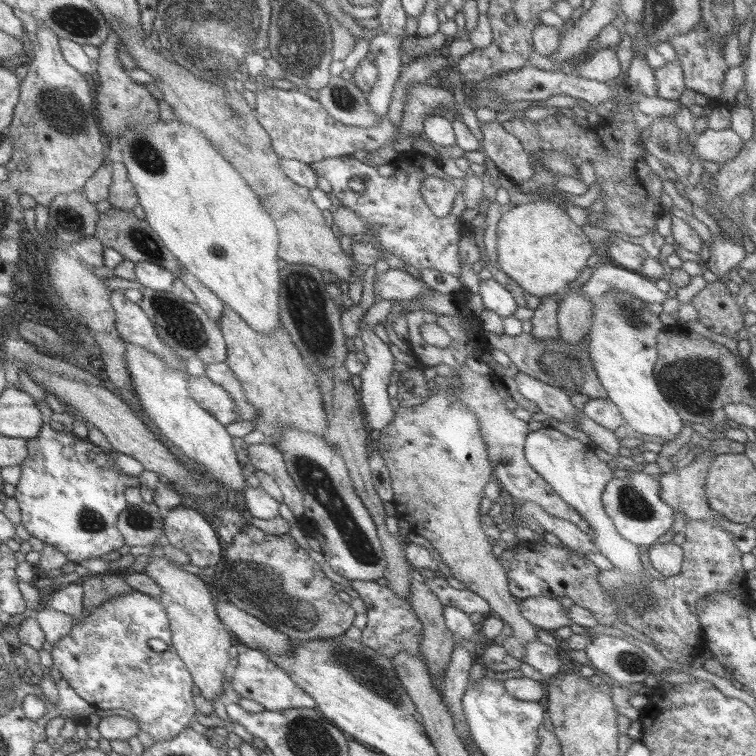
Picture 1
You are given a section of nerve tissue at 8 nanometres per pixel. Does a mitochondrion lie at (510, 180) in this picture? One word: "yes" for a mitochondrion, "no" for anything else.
no

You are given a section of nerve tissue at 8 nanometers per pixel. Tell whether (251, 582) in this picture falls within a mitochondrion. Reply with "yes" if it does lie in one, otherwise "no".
yes

